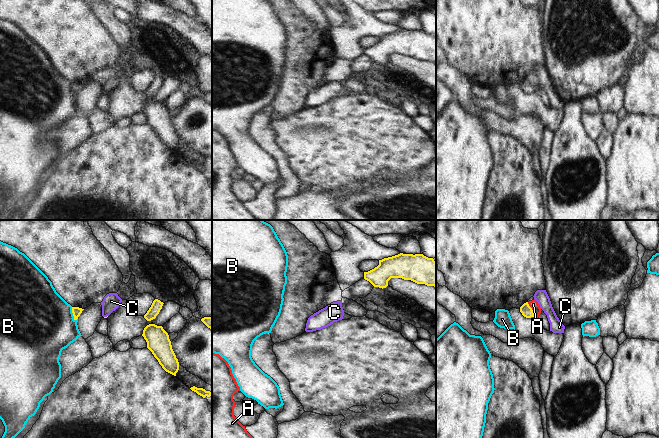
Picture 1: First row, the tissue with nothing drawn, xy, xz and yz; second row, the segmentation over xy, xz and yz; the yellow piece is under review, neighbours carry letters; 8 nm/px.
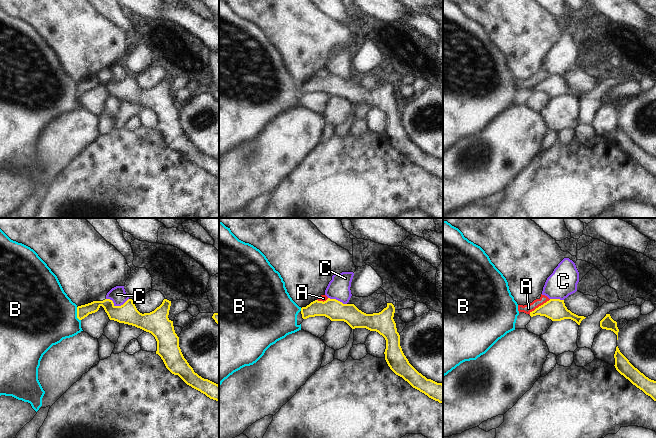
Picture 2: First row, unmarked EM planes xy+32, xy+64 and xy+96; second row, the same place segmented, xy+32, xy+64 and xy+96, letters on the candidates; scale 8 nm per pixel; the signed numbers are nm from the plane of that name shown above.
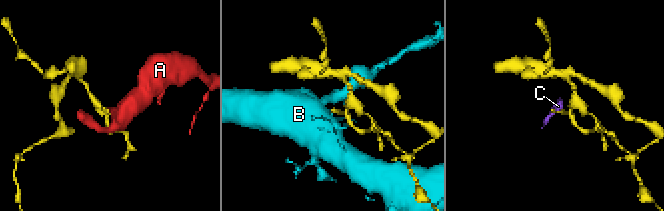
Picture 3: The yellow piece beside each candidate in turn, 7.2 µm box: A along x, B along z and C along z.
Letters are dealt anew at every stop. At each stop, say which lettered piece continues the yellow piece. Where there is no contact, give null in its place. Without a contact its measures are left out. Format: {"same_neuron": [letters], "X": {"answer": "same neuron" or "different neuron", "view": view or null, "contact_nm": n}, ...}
{"same_neuron": [], "A": {"answer": "different neuron", "view": "yz", "contact_nm": 140}, "B": {"answer": "different neuron", "view": "xy", "contact_nm": 120}, "C": {"answer": "different neuron", "view": "xy", "contact_nm": 40}}

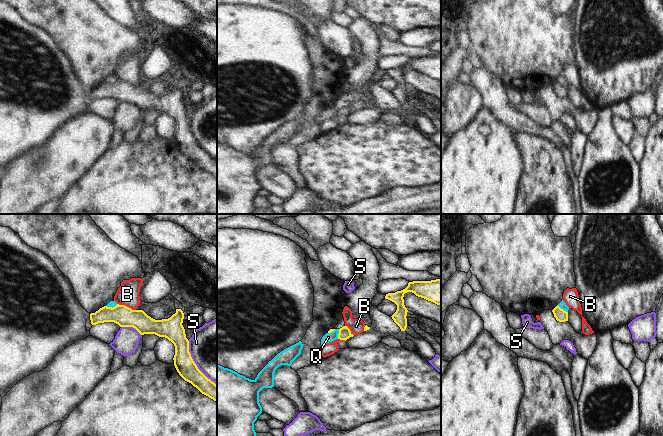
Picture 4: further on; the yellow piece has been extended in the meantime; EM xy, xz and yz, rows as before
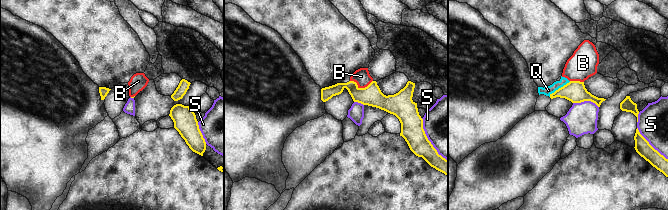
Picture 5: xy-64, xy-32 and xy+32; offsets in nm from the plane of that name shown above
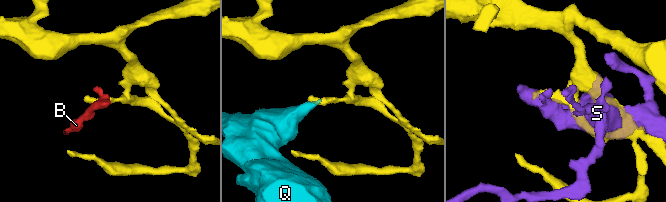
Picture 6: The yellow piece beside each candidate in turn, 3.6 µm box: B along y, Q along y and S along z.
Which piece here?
{"same_neuron": [], "B": {"answer": "different neuron", "view": "xy", "contact_nm": 160}, "Q": {"answer": "different neuron", "view": "yz", "contact_nm": 110}, "S": {"answer": "different neuron", "view": "xy", "contact_nm": 440}}

